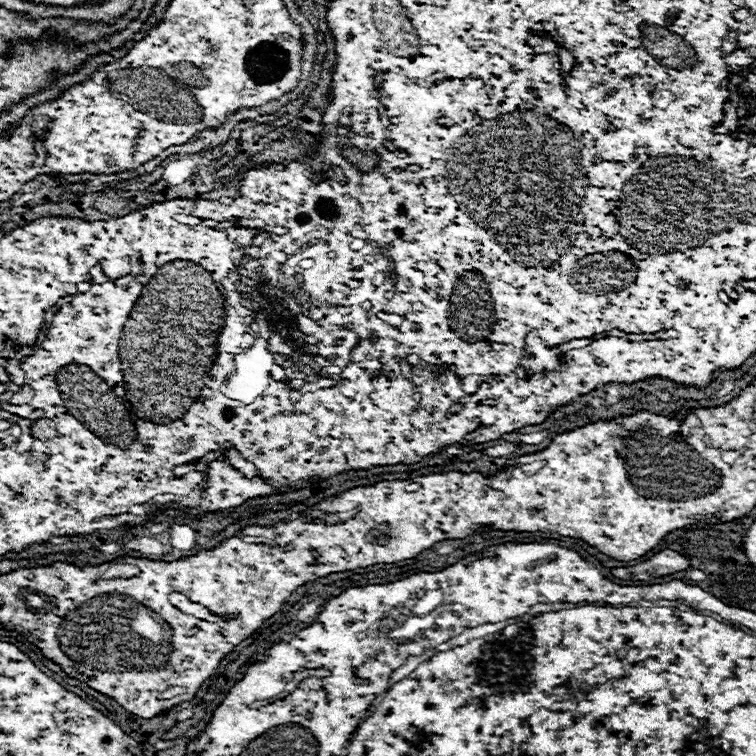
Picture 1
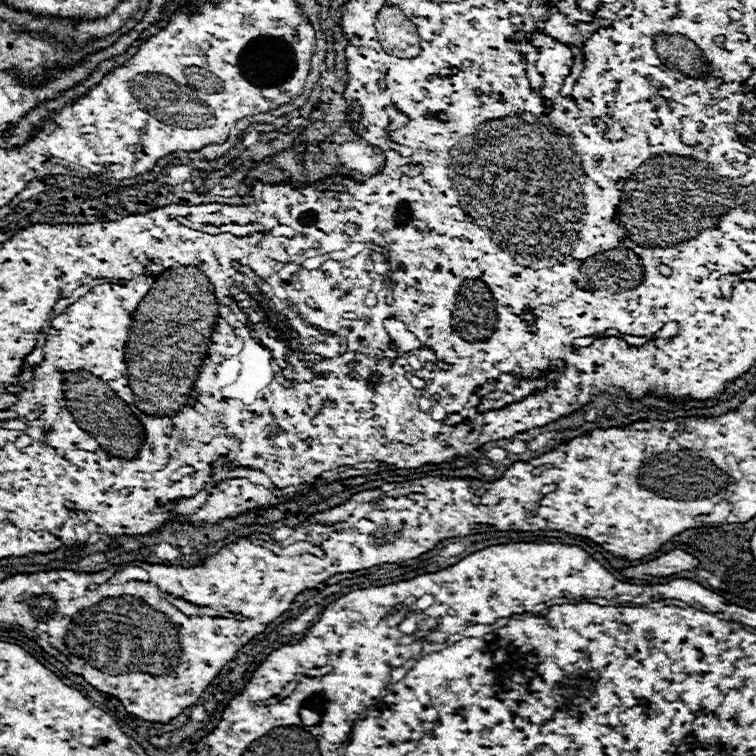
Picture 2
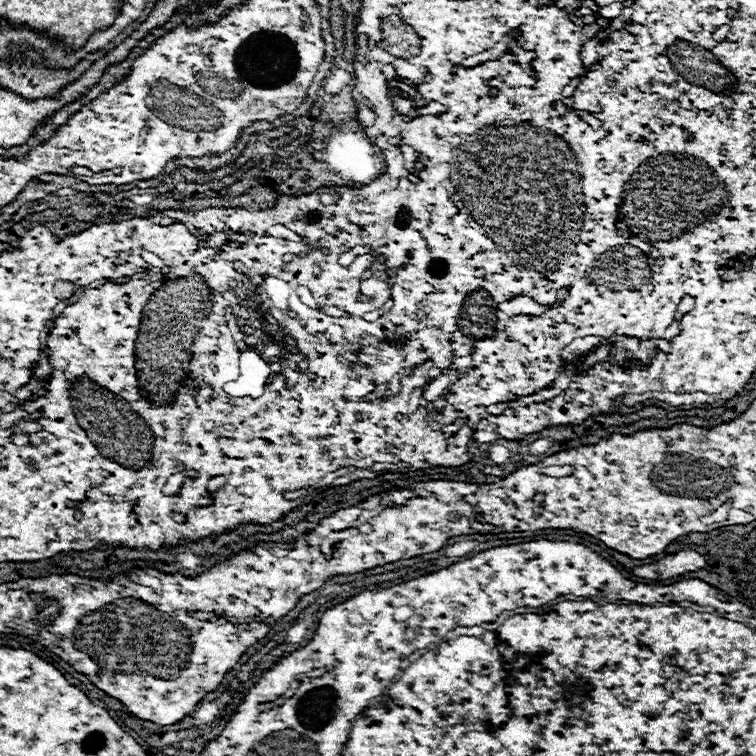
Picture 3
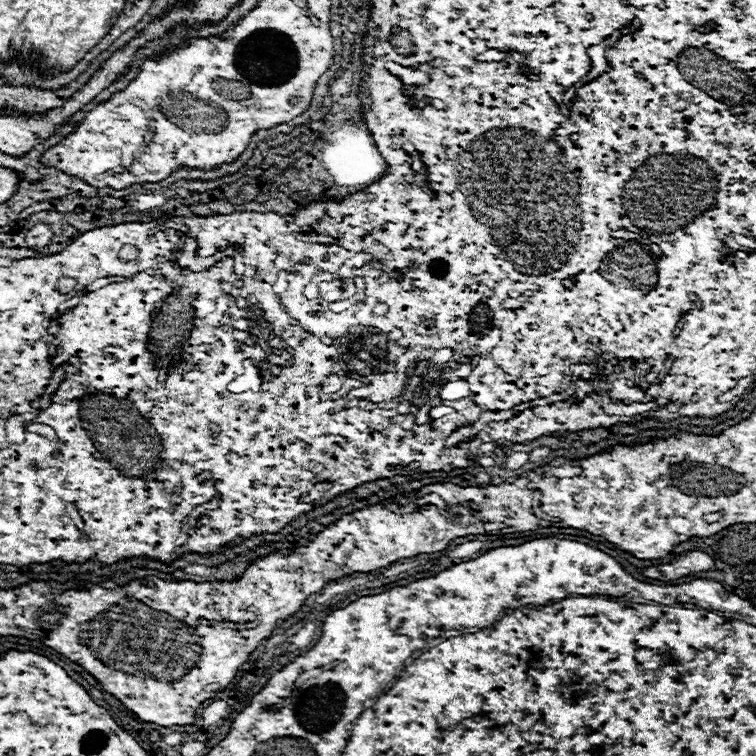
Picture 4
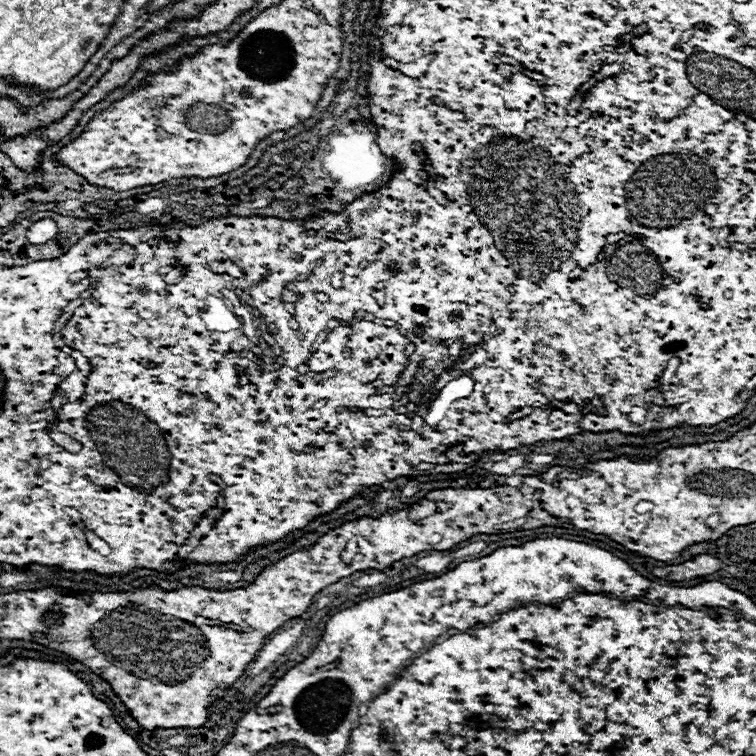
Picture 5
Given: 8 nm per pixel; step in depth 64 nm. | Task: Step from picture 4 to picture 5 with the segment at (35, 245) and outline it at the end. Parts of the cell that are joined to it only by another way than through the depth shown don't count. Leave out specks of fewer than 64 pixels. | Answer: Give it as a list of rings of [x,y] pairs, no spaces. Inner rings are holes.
[[[44,218],[44,220],[38,220],[38,222],[34,222],[34,224],[30,226],[28,242],[30,242],[30,244],[44,244],[44,242],[52,240],[56,234],[58,234],[56,222],[50,220],[50,218]]]

